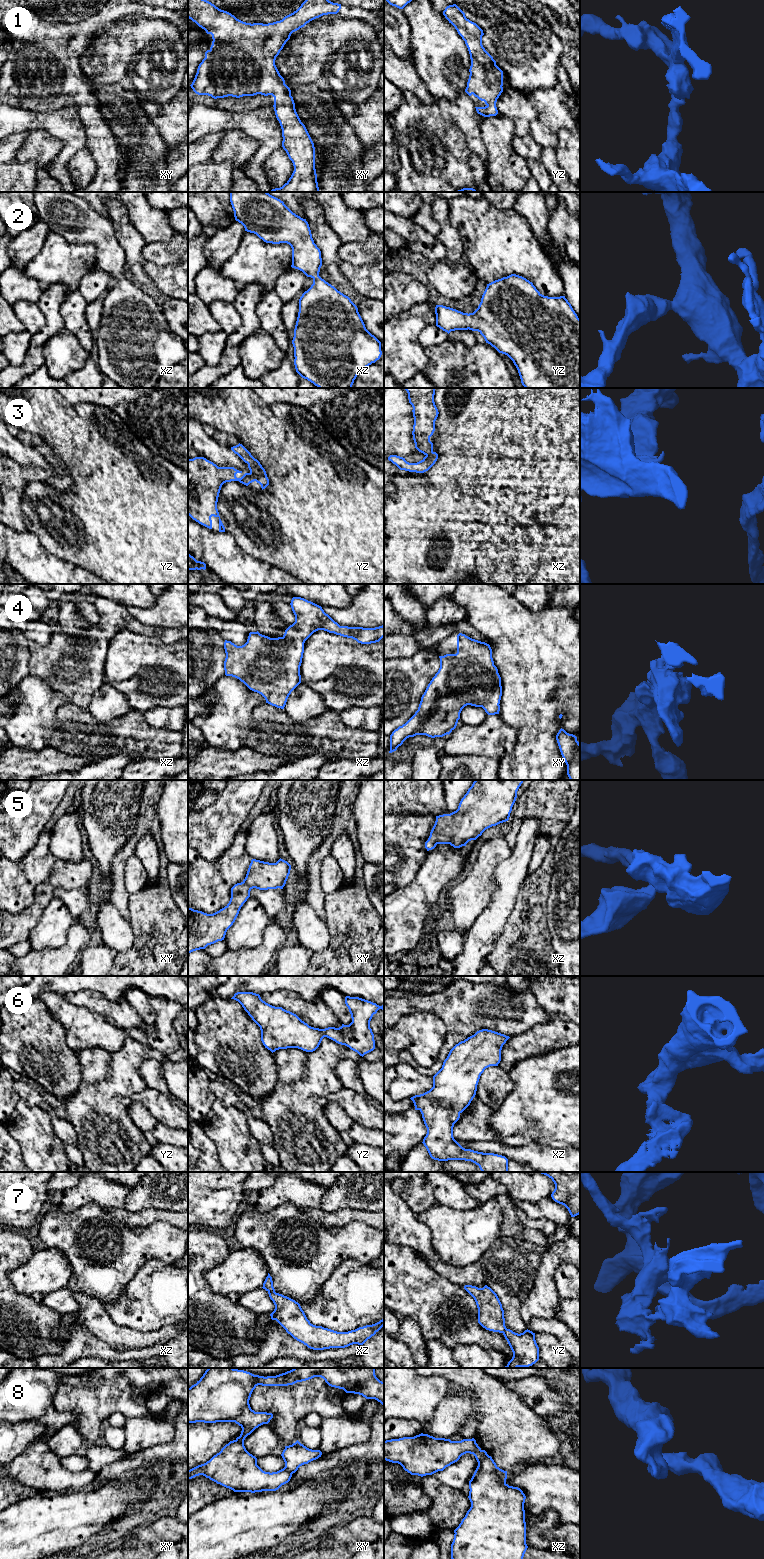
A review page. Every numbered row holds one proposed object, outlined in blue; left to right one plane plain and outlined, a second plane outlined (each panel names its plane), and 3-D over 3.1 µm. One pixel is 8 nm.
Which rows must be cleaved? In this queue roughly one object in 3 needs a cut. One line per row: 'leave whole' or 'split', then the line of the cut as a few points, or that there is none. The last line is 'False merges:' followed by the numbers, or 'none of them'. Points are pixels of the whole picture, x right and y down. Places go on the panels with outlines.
1: leave whole; cut none
2: leave whole; cut none
3: leave whole; cut none
4: leave whole; cut none
5: leave whole; cut none
6: leave whole; cut none
7: split; cut xz (268, 1291), (274, 1292)
8: split; cut xz (487, 1454), (478, 1464)
False merges: 7, 8

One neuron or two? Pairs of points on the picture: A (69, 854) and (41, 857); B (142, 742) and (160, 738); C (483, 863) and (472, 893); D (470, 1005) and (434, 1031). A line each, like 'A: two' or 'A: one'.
A: two
B: one
C: one
D: two

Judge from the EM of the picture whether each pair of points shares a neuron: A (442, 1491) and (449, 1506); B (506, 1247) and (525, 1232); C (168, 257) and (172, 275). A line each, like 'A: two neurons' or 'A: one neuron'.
A: one neuron
B: two neurons
C: two neurons

